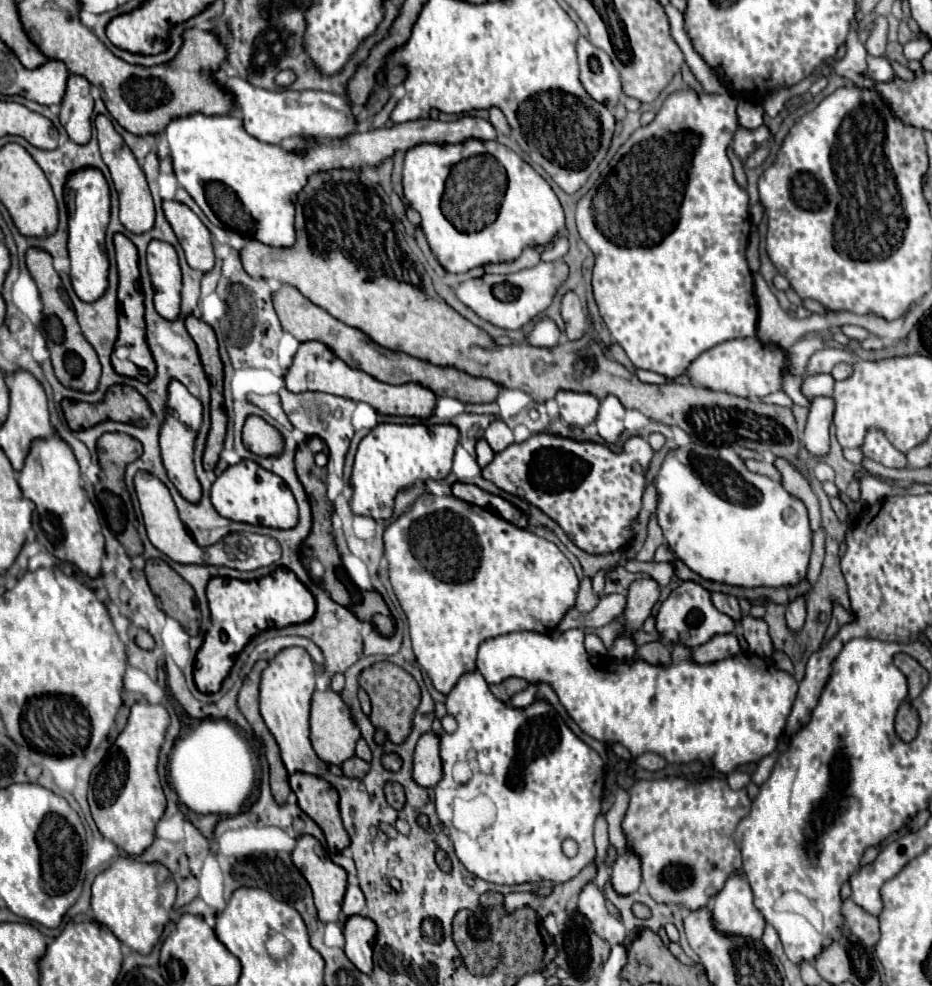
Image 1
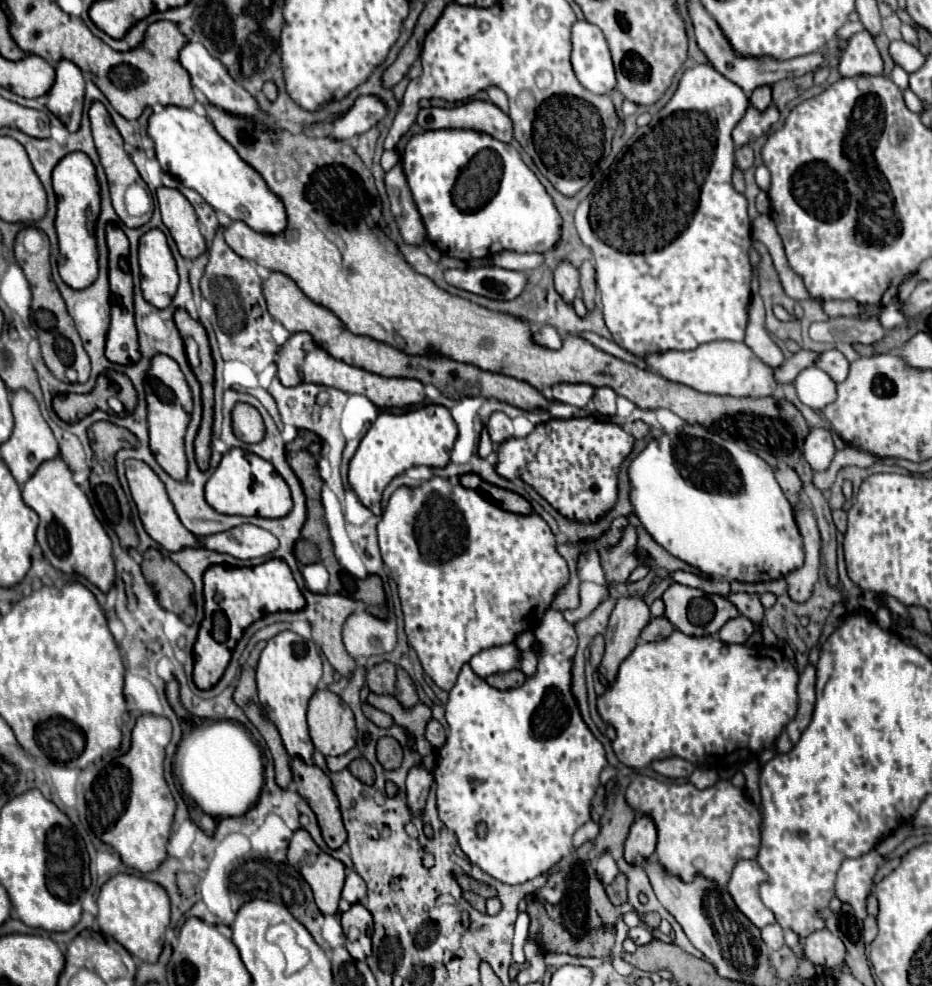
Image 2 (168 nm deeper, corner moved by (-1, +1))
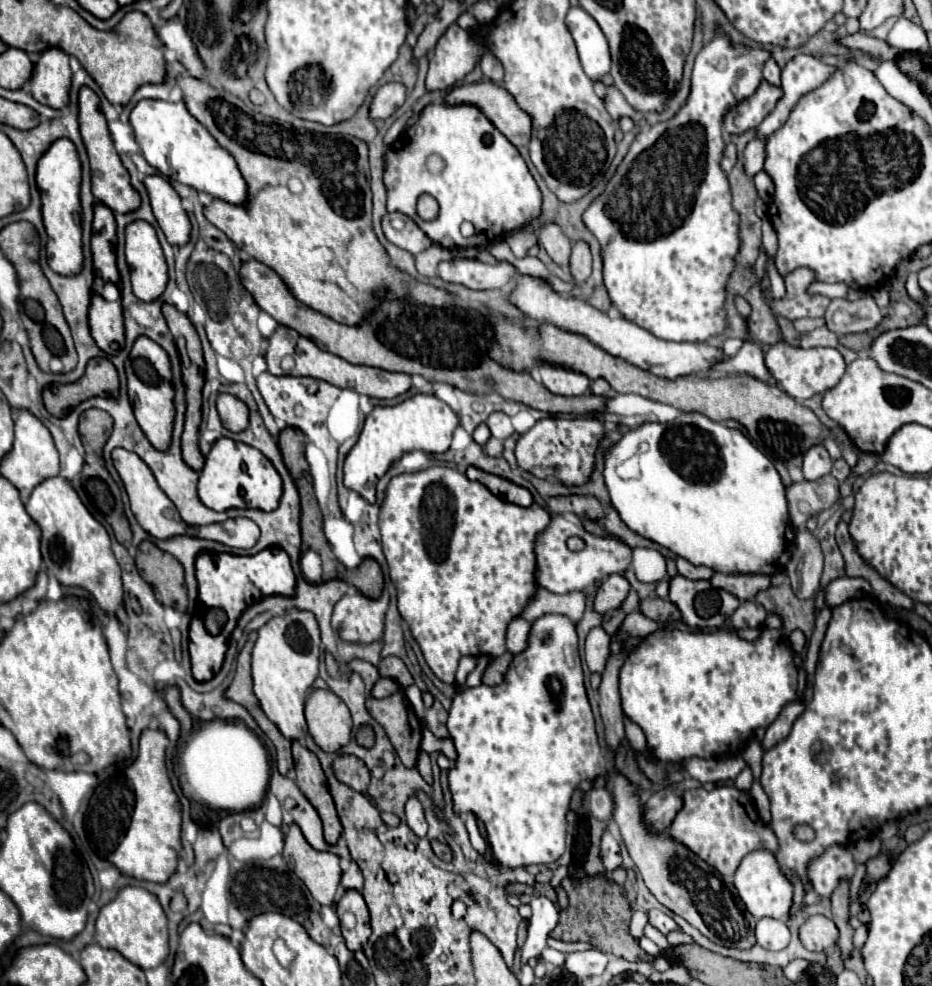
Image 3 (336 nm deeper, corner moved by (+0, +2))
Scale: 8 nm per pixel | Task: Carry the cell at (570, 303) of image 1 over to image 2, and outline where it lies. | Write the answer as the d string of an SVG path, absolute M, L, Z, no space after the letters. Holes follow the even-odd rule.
M561 260L557 264L555 288L563 298L567 298L567 302L573 302L573 298L579 294L579 270L569 260Z

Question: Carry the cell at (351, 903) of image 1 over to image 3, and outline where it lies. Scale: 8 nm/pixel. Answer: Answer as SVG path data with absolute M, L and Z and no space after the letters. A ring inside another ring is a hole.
M352 861L350 867L342 873L342 887L348 891L348 889L356 889L356 891L362 891L362 885L364 885L364 879L362 879L362 871L358 869L358 865Z

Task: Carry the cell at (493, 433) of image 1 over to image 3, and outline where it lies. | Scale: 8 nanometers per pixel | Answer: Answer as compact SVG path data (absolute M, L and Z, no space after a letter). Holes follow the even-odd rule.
M492 413L492 415L488 417L486 425L490 427L490 433L492 433L492 437L496 437L496 439L506 439L506 437L510 437L510 435L514 433L512 423L510 423L510 417L508 417L506 413Z

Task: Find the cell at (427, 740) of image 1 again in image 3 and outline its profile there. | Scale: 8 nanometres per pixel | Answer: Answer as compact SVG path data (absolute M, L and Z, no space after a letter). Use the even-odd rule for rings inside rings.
M414 793L406 801L406 823L418 837L426 837L428 825L426 825L426 819L424 819L424 807Z

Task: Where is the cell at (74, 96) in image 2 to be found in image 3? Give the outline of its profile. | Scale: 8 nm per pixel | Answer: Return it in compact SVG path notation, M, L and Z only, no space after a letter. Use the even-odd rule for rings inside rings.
M58 47L44 51L36 61L30 85L32 85L32 97L36 101L52 109L64 109L66 101L70 101L68 93L72 85L68 55Z

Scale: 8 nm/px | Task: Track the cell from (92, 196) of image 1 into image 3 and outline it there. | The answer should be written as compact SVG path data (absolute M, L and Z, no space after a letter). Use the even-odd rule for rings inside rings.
M58 139L50 149L40 157L36 181L42 193L42 217L48 233L48 265L62 273L64 277L74 277L82 269L84 251L82 251L82 227L74 221L74 215L82 211L80 205L80 181L82 181L82 163L78 161L78 151L70 139Z

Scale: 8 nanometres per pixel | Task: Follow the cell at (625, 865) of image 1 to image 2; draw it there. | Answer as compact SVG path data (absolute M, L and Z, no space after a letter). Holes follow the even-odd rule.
M641 814L633 824L625 842L627 862L637 862L637 856L653 856L657 846L657 828L649 814Z

